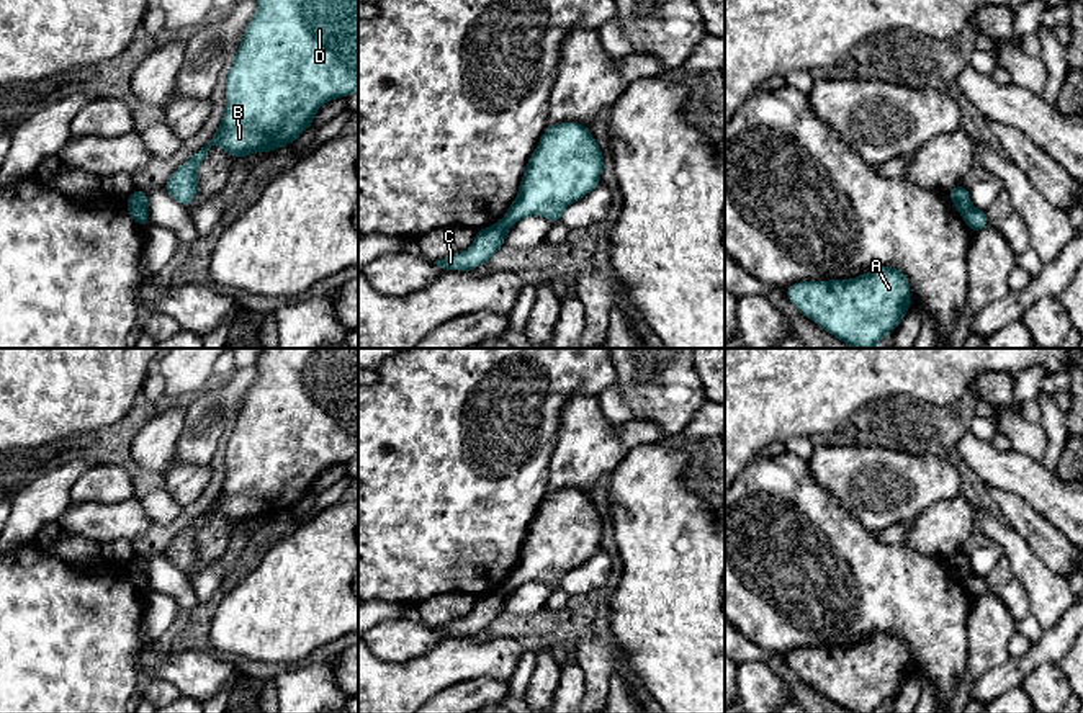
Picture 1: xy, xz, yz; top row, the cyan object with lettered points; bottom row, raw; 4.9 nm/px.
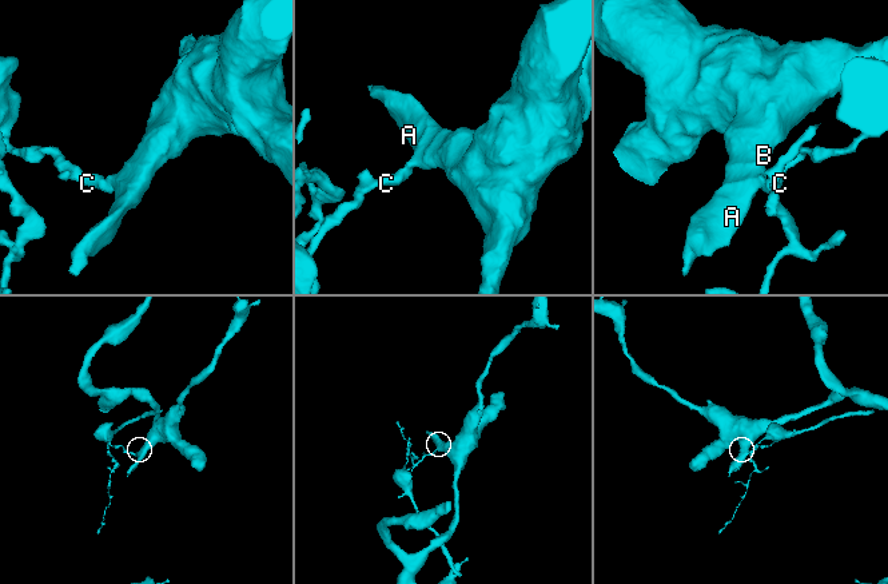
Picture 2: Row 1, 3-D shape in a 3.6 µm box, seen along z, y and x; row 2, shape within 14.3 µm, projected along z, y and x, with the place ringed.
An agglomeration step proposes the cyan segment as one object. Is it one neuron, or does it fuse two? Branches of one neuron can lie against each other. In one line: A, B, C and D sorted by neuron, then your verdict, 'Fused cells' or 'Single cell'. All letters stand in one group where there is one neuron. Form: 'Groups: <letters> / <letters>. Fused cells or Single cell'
Groups: A B D / C. Fused cells

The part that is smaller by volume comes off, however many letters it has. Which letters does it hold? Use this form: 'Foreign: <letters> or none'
Foreign: C

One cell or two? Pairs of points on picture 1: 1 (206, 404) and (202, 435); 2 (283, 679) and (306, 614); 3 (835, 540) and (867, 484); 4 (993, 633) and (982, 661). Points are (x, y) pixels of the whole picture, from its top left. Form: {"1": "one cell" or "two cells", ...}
{"1": "one cell", "2": "two cells", "3": "two cells", "4": "one cell"}

